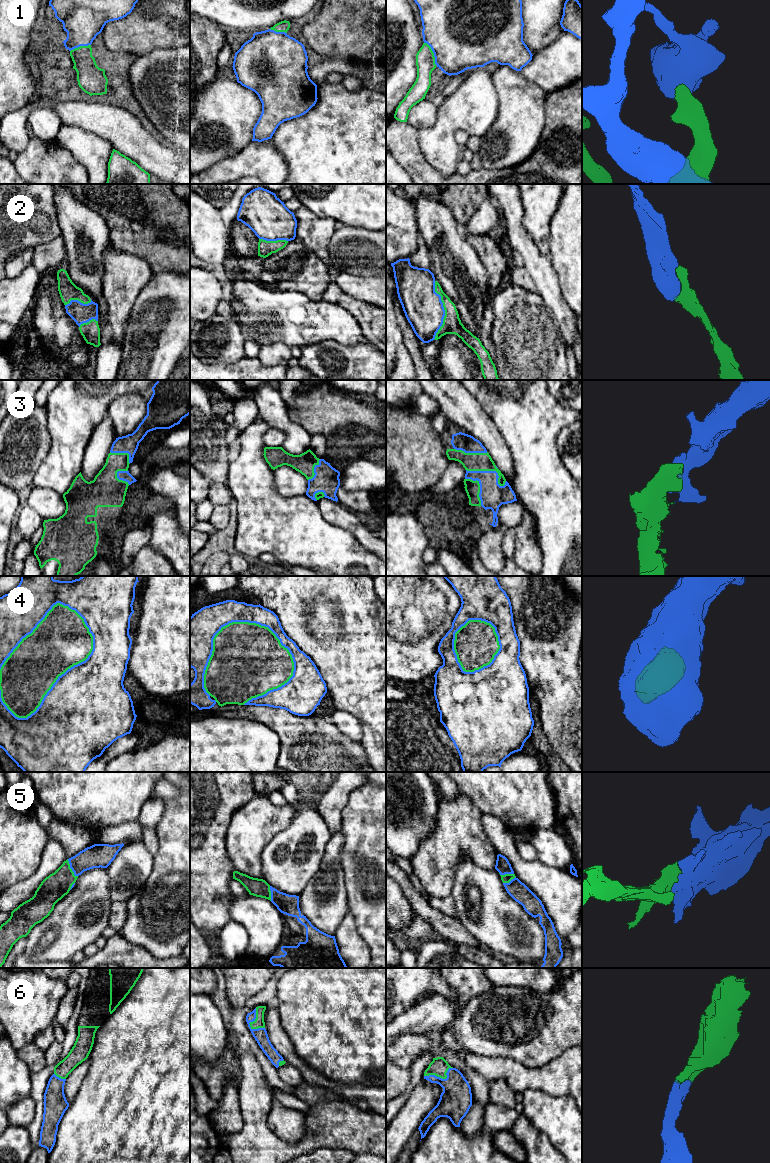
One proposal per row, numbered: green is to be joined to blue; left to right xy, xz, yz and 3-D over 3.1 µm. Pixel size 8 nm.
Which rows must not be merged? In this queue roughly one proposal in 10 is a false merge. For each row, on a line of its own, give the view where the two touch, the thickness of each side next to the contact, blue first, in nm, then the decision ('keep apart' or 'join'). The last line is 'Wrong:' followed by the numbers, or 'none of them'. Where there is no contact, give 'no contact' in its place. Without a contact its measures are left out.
1: yz | 500/160 nm | join
2: yz | 320/150 nm | join
3: yz | 200/140 nm | join
4: xy | 500/460 nm | join
5: xy | 190/220 nm | join
6: xz | 110/80 nm | join
Wrong: none of them

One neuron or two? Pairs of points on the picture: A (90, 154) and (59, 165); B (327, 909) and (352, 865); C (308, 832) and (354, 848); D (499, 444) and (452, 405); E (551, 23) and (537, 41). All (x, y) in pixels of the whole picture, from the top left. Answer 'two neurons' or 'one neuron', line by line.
A: two neurons
B: two neurons
C: two neurons
D: one neuron
E: one neuron

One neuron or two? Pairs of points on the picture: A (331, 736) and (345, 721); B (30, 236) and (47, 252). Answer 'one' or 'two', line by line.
A: two
B: two

